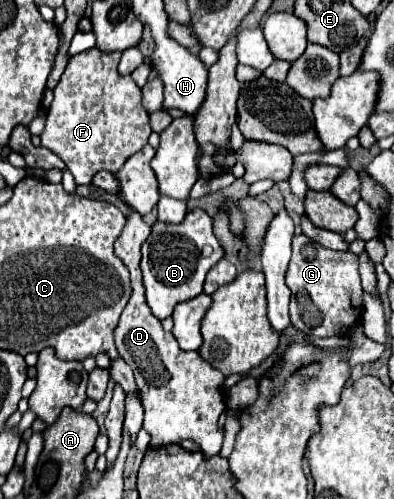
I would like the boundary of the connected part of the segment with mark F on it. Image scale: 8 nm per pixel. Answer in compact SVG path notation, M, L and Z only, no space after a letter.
M96 48L76 54L70 58L58 86L54 88L54 102L48 110L48 122L44 132L40 134L42 146L52 150L56 156L60 156L66 162L66 168L74 174L76 184L90 184L92 176L100 170L116 172L120 166L138 150L142 150L148 144L148 136L152 134L152 128L148 124L148 112L142 106L142 92L132 82L130 76L118 74L118 62L120 52L116 54L104 54Z

